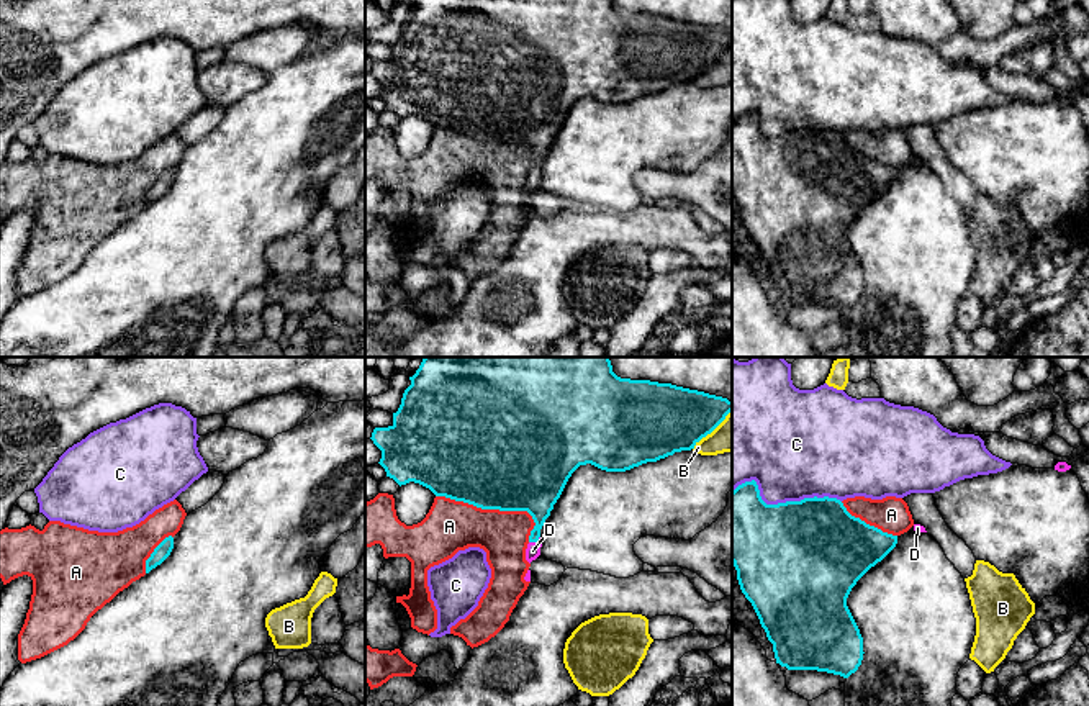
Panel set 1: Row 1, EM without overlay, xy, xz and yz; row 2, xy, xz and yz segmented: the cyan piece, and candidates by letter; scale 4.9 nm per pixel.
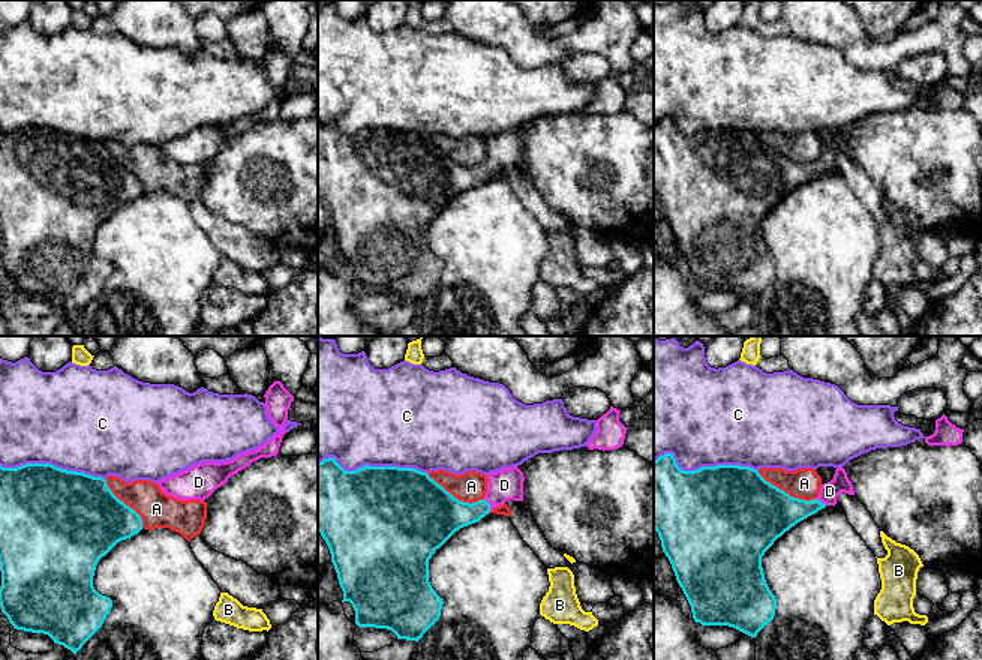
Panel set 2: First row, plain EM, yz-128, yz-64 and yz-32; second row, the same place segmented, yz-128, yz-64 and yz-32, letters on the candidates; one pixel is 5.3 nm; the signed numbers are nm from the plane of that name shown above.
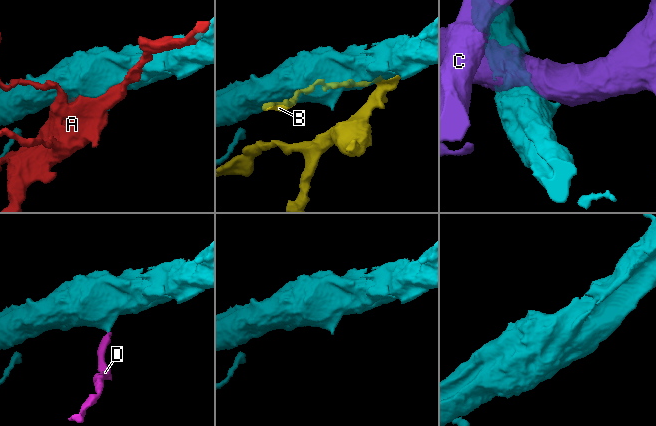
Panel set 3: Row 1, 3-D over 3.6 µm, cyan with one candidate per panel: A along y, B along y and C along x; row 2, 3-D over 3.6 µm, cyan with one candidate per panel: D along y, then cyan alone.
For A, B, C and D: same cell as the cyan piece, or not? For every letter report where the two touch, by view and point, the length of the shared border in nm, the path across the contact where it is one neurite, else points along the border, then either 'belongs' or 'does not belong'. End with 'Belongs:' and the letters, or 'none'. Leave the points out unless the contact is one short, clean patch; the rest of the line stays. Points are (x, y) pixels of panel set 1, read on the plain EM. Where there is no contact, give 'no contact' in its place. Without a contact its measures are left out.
A: contact xz (488, 141); length 500 nm; does not belong
B: contact xz (711, 64); length 280 nm; does not belong
C: contact yz (781, 136); length 550 nm; does not belong
D: contact xz (534, 174); length 70 nm; way xz (536, 123), (537, 161), (534, 174), (533, 184); belongs
Belongs: D

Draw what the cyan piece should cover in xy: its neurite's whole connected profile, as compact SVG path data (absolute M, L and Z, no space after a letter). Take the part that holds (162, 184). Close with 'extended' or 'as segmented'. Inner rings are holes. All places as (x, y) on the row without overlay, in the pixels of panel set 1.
M169 169L154 182L151 190L146 193L146 206L160 198L170 188L172 182L174 182L174 170Z; as segmented

